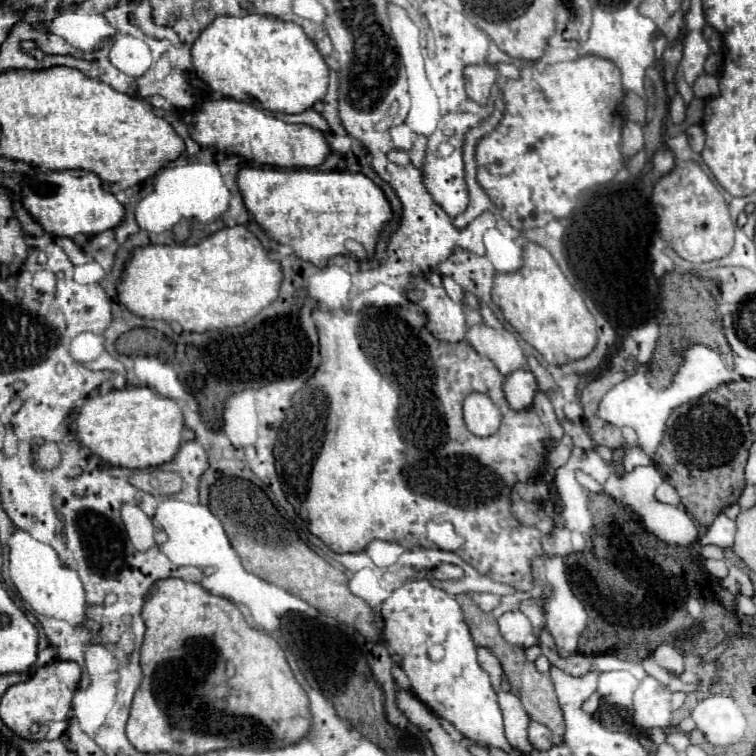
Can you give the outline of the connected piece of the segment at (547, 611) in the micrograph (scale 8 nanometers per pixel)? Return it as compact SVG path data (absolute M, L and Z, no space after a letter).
M544 553L534 557L532 559L532 577L534 577L534 585L540 591L538 603L540 603L540 609L542 609L546 629L554 637L554 643L560 649L560 653L574 653L576 645L578 645L578 637L586 629L588 615L584 611L584 605L574 597L574 593L568 585L566 565L564 565L562 557L560 555L544 555Z

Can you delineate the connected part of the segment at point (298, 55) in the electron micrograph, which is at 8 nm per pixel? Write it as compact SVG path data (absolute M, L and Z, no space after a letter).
M266 15L216 17L194 41L190 55L196 77L214 93L242 103L254 99L266 111L302 113L326 95L328 65L296 23Z

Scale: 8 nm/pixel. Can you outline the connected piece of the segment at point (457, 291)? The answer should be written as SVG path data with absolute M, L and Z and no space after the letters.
M442 275L442 285L444 285L444 289L446 289L446 293L448 293L448 297L450 297L452 301L456 301L456 303L462 303L462 301L464 301L464 295L462 295L460 285L456 285L450 277L444 277L444 275Z

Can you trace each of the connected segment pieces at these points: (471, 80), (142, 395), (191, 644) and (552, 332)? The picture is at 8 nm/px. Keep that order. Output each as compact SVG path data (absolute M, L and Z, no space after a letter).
M500 63L500 65L468 65L464 69L464 83L466 83L466 93L472 101L478 105L484 105L492 85L496 83L498 77L506 75L518 75L520 67L514 63Z
M126 387L104 395L88 397L74 415L74 437L102 461L128 469L156 467L170 461L182 443L182 411L180 407L148 387Z
M162 579L150 589L142 607L142 617L146 623L146 635L140 649L144 681L134 695L132 713L126 725L128 741L138 751L196 755L226 747L278 749L296 743L308 733L308 697L294 679L284 651L276 639L250 627L232 601L208 593L200 583Z
M528 241L524 247L524 265L514 273L496 273L492 301L500 307L504 319L530 343L546 363L562 365L586 357L596 345L596 323L580 293L568 283L560 265L540 245Z

